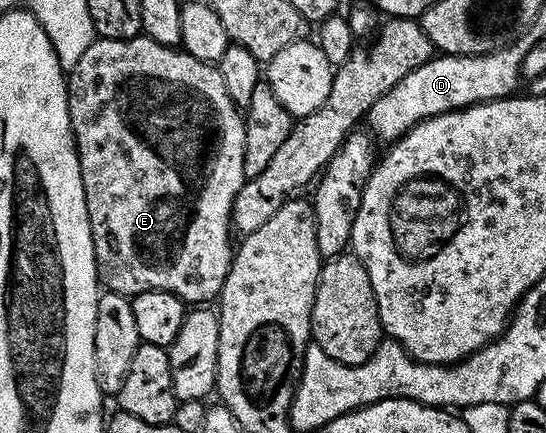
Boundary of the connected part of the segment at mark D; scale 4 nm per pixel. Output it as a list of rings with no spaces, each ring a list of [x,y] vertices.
[[[525,37],[518,38],[508,47],[498,47],[496,51],[485,51],[481,55],[446,55],[438,54],[428,59],[419,69],[411,69],[407,77],[396,83],[394,87],[387,89],[369,110],[367,116],[368,130],[378,140],[389,139],[396,141],[405,135],[410,127],[420,123],[422,119],[429,119],[433,115],[441,115],[445,111],[460,111],[463,107],[471,107],[475,103],[489,103],[492,99],[508,99],[514,94],[517,82],[522,82],[521,62],[529,48],[530,40]]]

